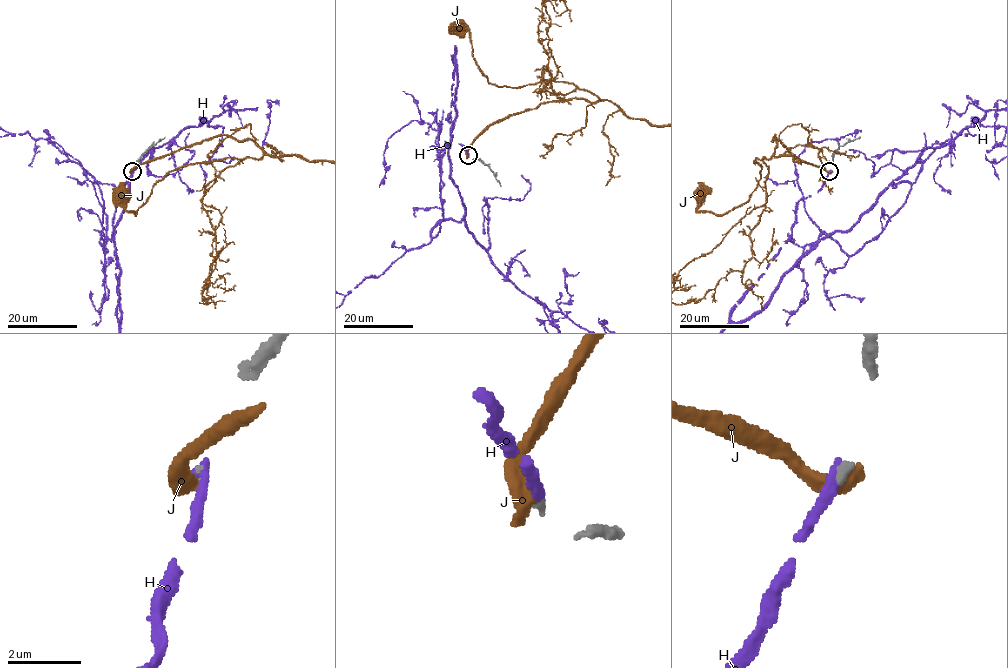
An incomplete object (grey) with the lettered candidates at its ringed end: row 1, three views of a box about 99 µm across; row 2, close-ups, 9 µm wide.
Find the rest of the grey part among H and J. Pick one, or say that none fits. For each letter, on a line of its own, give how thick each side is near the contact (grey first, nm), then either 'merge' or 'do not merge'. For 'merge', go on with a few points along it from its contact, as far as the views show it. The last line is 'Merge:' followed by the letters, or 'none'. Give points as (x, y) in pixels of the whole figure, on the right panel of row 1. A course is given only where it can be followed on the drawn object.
H: 240/320 nm | merge
J: 240/550 nm | do not merge
Merge: H

